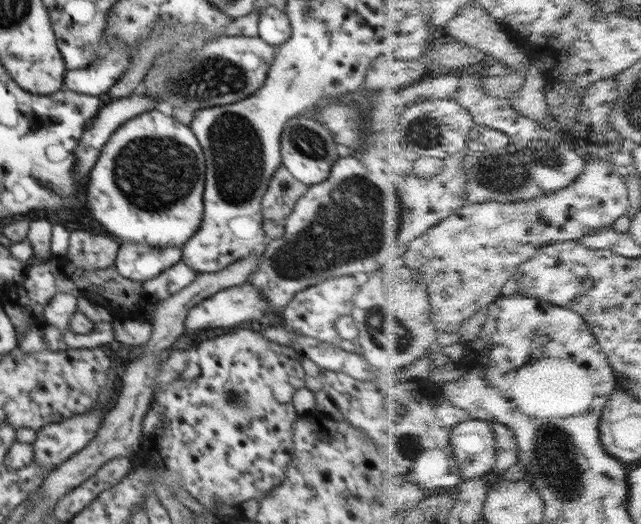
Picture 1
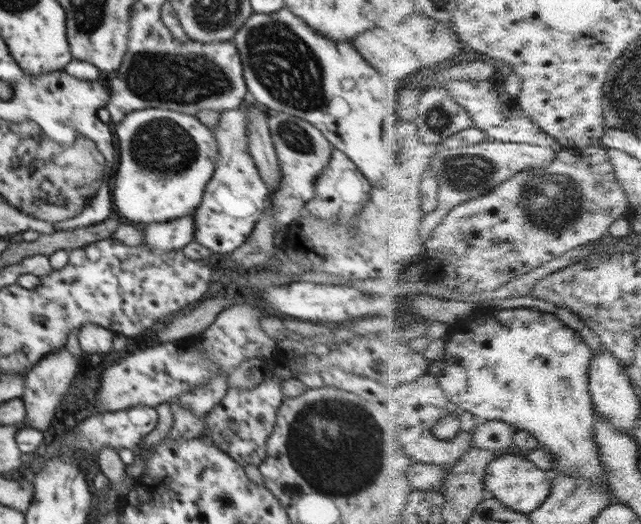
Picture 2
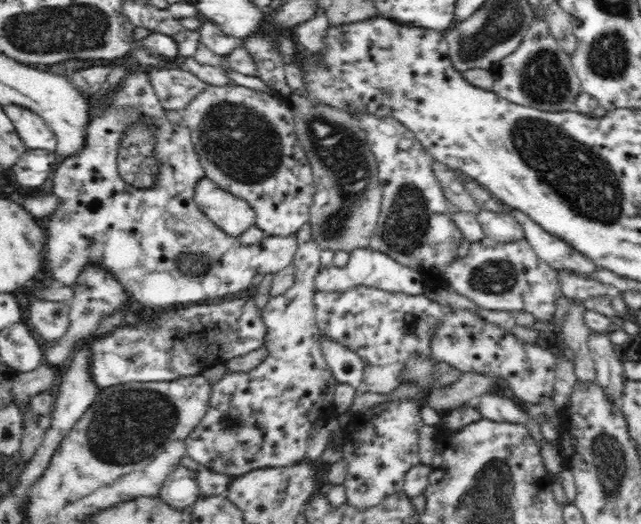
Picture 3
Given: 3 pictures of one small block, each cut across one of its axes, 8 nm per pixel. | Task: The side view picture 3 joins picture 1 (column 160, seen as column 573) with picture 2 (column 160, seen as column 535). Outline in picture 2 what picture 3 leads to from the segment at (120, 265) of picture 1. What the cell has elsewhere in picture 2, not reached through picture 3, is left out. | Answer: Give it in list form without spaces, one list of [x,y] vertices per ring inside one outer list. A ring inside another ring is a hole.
[[[194,215],[174,218],[172,221],[152,222],[144,226],[142,245],[150,245],[154,251],[183,249],[194,241]]]

